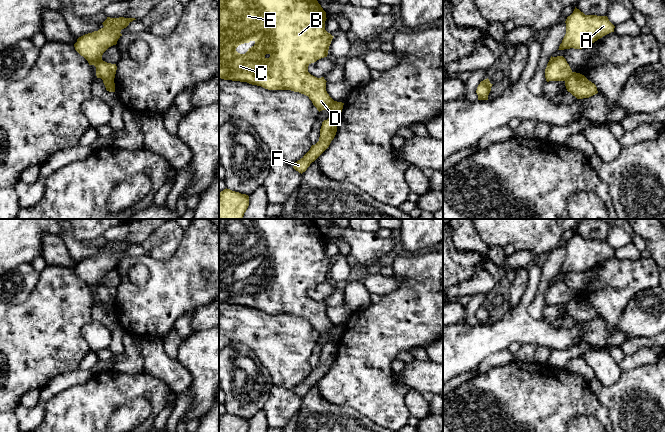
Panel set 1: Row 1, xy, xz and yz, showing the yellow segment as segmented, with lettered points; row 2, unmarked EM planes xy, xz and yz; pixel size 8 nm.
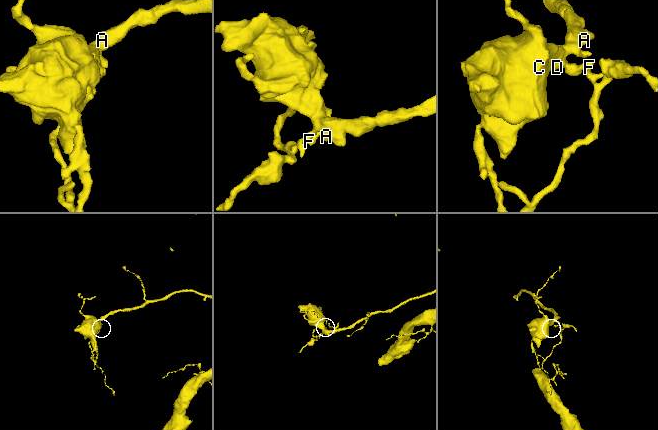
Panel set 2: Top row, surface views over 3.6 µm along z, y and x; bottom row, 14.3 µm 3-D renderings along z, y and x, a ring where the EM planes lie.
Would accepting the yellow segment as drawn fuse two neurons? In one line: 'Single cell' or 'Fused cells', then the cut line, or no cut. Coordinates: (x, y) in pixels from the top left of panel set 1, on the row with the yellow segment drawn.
Fused cells. Split along xy (102, 78), (108, 78), (113, 81)

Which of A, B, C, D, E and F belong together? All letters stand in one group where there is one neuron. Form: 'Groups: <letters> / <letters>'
Groups: A B C D E / F

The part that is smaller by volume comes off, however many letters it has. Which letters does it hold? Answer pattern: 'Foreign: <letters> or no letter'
Foreign: F

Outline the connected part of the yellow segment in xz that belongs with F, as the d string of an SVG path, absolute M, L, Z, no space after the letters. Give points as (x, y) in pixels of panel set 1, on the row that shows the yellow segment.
M328 118L322 122L320 129L319 141L312 145L310 150L297 162L294 163L293 168L299 173L307 170L312 162L314 162L330 145L337 132L338 120Z

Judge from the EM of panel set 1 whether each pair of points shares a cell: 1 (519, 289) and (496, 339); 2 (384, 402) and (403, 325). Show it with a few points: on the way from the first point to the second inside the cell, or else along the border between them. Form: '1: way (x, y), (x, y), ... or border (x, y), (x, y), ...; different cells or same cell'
1: border (524, 290), (520, 301), (514, 307), (505, 308); different cells
2: way (384, 383), (384, 344); same cell

